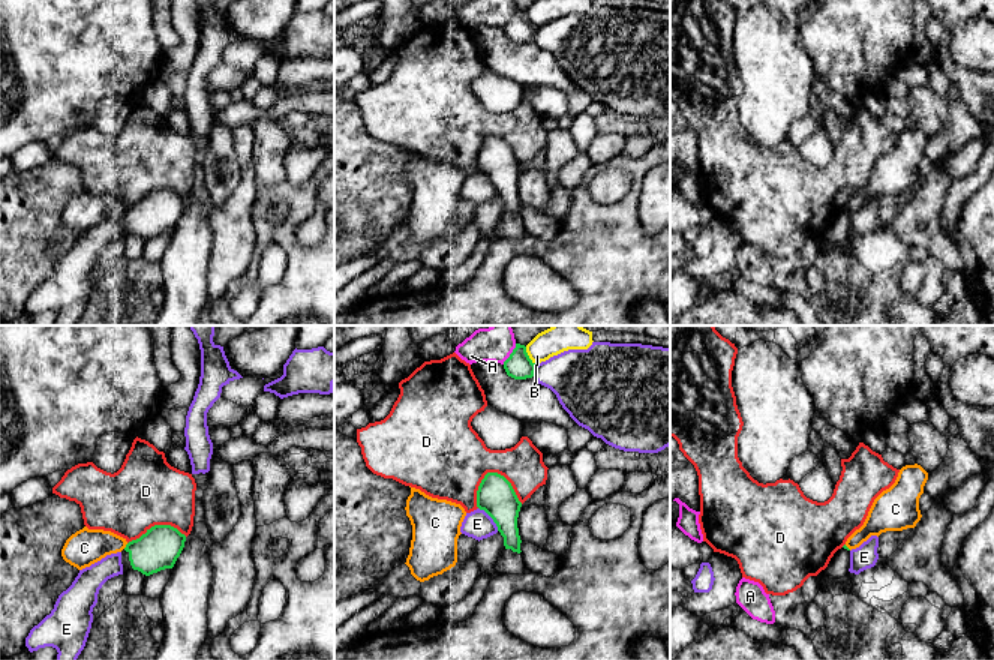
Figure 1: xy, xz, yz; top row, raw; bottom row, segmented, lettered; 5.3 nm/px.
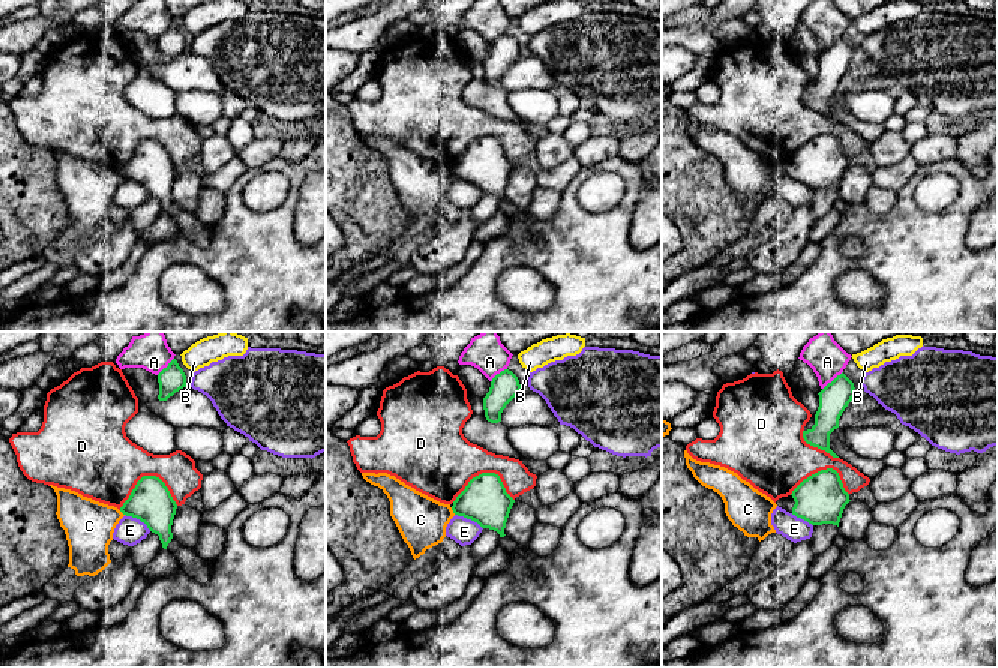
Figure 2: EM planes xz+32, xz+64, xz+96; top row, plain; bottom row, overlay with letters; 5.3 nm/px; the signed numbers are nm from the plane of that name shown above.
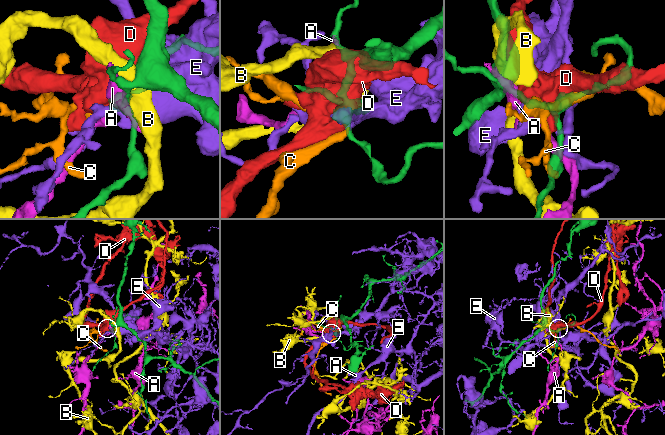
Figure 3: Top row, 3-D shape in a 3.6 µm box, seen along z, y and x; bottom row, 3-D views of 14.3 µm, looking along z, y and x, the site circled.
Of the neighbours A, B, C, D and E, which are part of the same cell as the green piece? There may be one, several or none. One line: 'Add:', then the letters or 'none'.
Add: none

